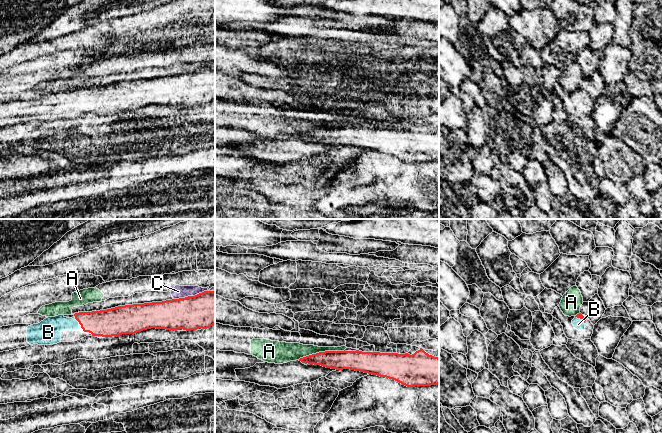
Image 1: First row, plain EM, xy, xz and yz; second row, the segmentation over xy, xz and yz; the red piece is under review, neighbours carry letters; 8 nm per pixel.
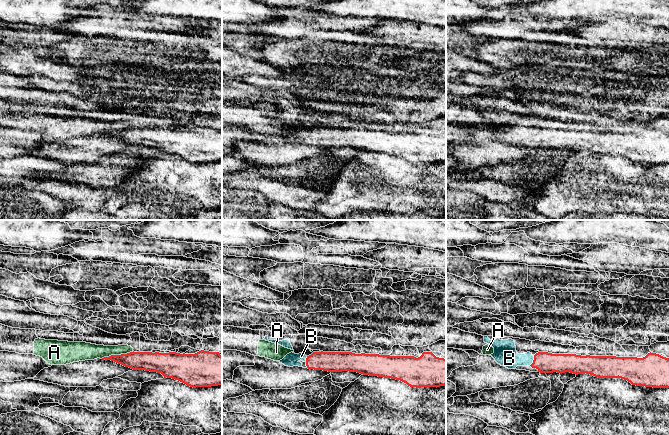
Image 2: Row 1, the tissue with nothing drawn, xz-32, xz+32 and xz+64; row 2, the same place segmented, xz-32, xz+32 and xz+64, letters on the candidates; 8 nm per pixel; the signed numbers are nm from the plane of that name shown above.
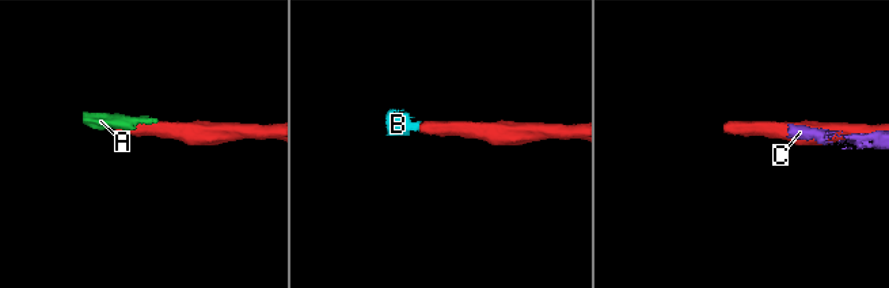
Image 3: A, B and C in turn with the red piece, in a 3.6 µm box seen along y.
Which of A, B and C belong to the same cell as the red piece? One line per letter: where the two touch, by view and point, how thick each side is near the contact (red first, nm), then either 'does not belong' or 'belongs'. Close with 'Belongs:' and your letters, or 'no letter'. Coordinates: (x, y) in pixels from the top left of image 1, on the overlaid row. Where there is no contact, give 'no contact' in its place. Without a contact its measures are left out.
A: meets red in xz at (321, 352); 160 nm thick on the red side, 140 nm on the other; does not belong
B: meets red in xy at (76, 319); 220 nm thick on the red side, 200 nm on the other; belongs
C: meets red in xy at (190, 296); 280 nm thick on the red side, 100 nm on the other; does not belong
Belongs: B

